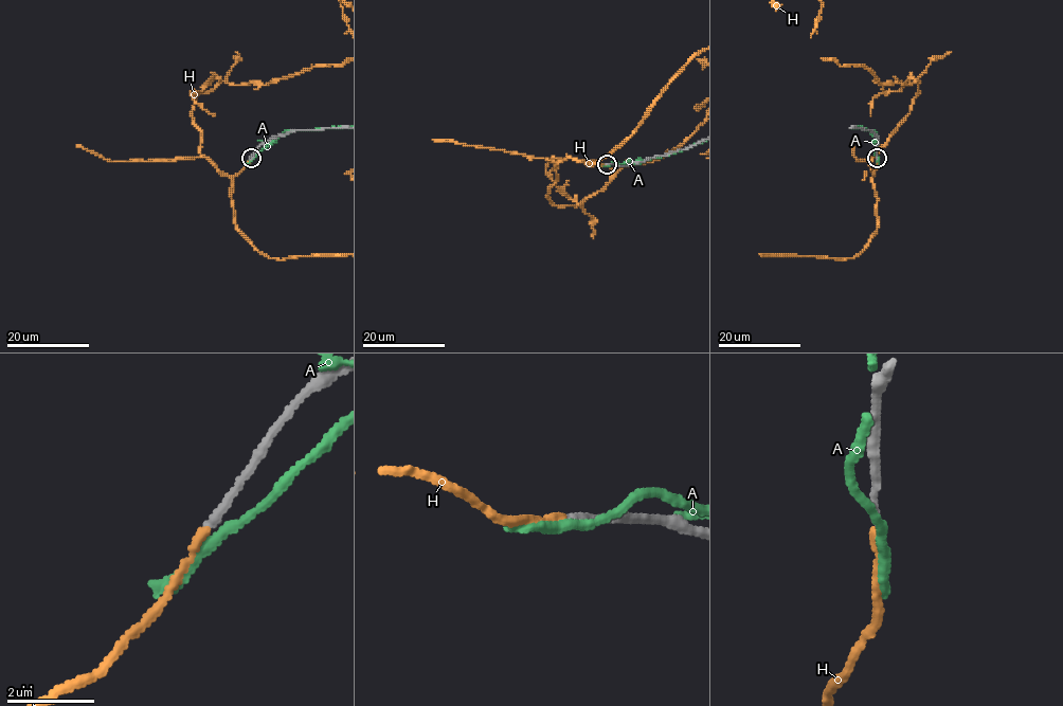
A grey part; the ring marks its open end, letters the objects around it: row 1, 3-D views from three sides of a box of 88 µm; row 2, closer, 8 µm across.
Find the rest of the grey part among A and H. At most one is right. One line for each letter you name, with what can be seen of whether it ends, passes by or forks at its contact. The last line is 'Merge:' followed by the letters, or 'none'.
H: It ends there
Merge: H

